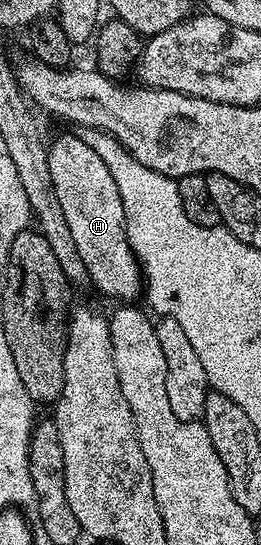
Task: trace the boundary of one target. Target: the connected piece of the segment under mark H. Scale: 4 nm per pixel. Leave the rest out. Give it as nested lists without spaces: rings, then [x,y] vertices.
[[[59,136],[52,143],[50,141],[47,158],[49,174],[53,174],[53,190],[57,190],[57,202],[61,202],[61,214],[65,214],[65,223],[73,234],[73,243],[77,245],[77,254],[81,254],[81,262],[85,262],[91,284],[99,287],[105,295],[112,296],[115,302],[134,301],[134,296],[144,291],[145,281],[139,260],[127,241],[125,210],[121,194],[117,190],[117,182],[113,182],[113,174],[109,174],[105,162],[101,162],[101,157],[81,136]]]

